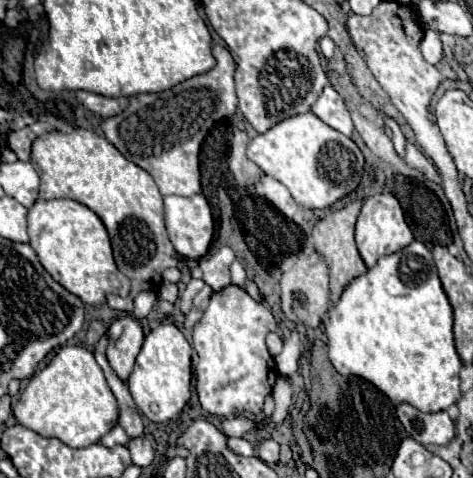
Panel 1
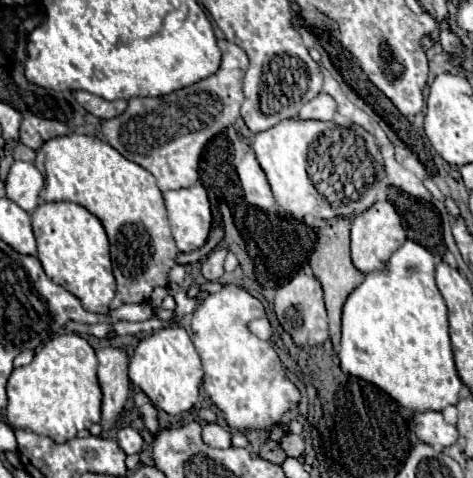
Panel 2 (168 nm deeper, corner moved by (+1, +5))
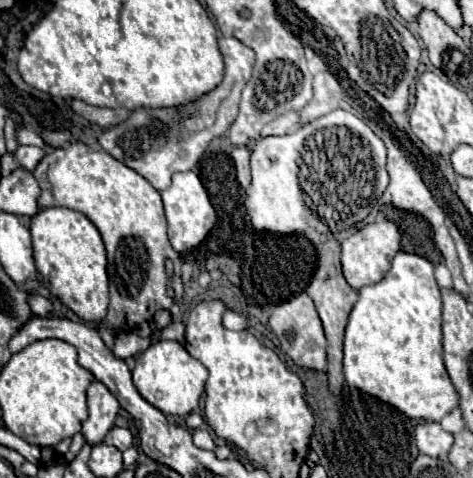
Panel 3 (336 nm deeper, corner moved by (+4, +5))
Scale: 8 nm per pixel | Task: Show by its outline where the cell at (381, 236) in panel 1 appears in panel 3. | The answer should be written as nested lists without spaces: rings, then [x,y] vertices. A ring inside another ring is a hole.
[[[389,220],[367,224],[367,226],[359,228],[353,236],[345,238],[341,242],[341,266],[343,266],[343,276],[345,276],[347,284],[353,290],[361,290],[367,284],[379,282],[391,268],[391,260],[399,252],[399,242],[401,242],[399,230]]]

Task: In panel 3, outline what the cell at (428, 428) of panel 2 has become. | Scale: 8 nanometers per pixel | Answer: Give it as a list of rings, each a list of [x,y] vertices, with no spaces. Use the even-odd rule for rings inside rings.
[[[437,422],[419,424],[415,430],[415,438],[417,438],[419,452],[431,458],[441,458],[453,446],[453,436],[445,432]]]

